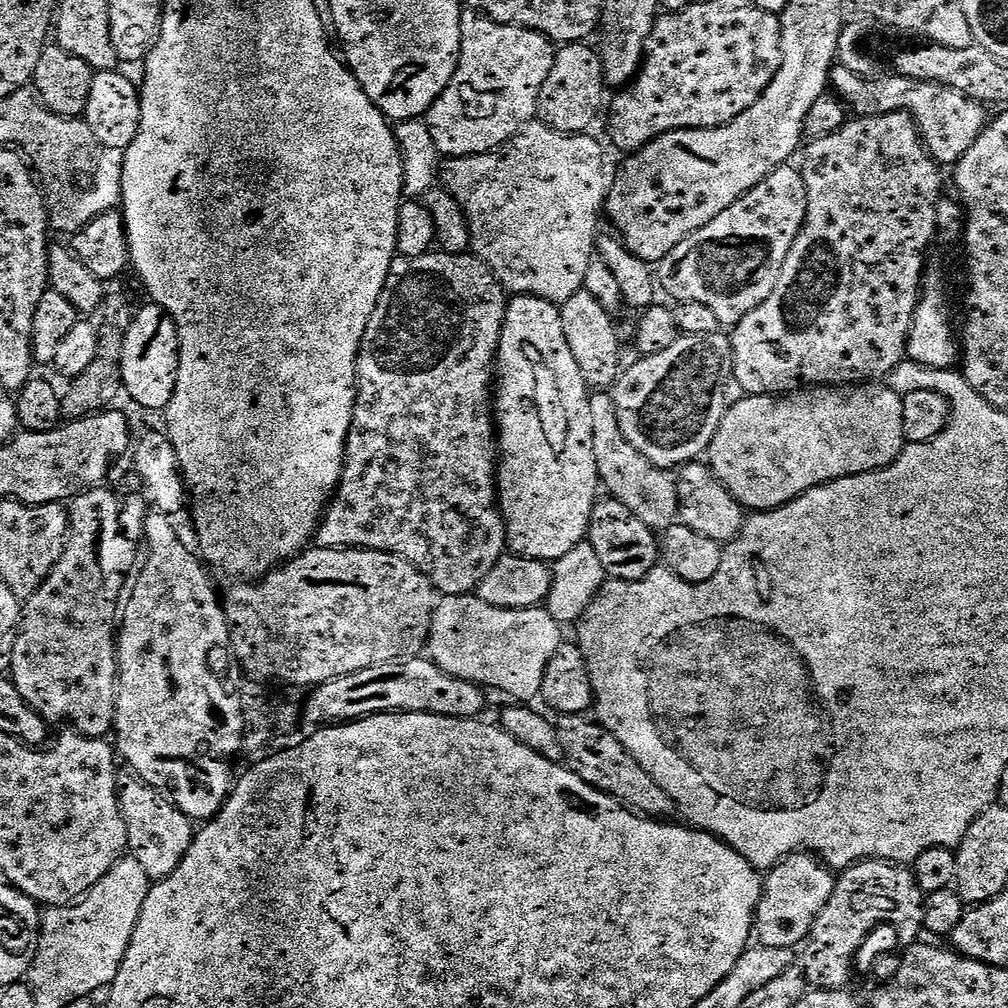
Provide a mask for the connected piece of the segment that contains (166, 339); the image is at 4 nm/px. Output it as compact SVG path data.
M151 302L145 303L145 308L142 307L137 311L136 316L127 325L126 331L124 333L125 342L122 346L122 356L121 356L121 370L122 378L124 379L124 392L126 393L127 399L130 398L136 404L141 404L144 408L160 408L160 410L167 409L170 398L174 394L176 389L176 372L180 369L180 329L177 328L176 323L172 320L172 317L168 315L164 309L159 308L158 305Z

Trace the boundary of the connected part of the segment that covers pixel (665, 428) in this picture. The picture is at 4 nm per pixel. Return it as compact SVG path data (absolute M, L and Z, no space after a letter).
M723 331L714 334L677 335L676 341L666 350L653 356L641 355L637 364L632 364L619 373L614 385L614 399L618 426L628 442L654 466L676 470L681 466L699 461L708 451L714 435L712 403L720 392L720 383L733 375L732 337Z

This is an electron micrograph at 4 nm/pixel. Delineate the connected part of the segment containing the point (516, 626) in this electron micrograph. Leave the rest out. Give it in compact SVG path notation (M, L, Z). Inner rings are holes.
M479 595L445 596L437 603L432 613L430 633L430 659L446 674L469 680L485 689L497 688L500 692L512 696L516 702L532 702L542 690L546 668L559 651L562 637L561 624L548 613L547 607L538 608L499 608L490 606Z

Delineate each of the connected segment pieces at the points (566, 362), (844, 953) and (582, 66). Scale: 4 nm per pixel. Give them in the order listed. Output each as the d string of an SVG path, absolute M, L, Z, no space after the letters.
M516 294L507 301L504 312L504 326L500 335L500 349L496 351L494 376L498 381L498 398L502 406L498 408L498 471L496 473L496 486L498 489L498 503L500 513L504 516L504 535L506 544L515 555L525 556L531 560L554 562L562 558L562 554L570 554L574 546L585 543L588 534L588 523L592 521L592 509L598 503L596 491L601 491L600 471L596 465L594 448L594 422L590 414L589 385L584 379L582 370L574 358L567 341L566 330L563 326L561 309L551 300L543 300L537 296Z
M861 860L851 868L843 869L830 902L826 902L818 914L812 935L802 948L802 967L809 985L822 990L847 989L854 977L854 957L869 934L883 924L897 928L908 924L912 936L921 932L925 899L926 893L916 881L913 869L903 864Z
M584 42L563 45L556 53L554 66L540 91L539 119L555 130L555 132L566 132L569 134L587 133L591 129L588 127L595 122L596 115L600 112L600 107L602 107L601 112L605 107L606 96L604 100L604 88L606 89L606 81L604 79L604 61L597 49L595 52L594 49L587 48L588 46Z

